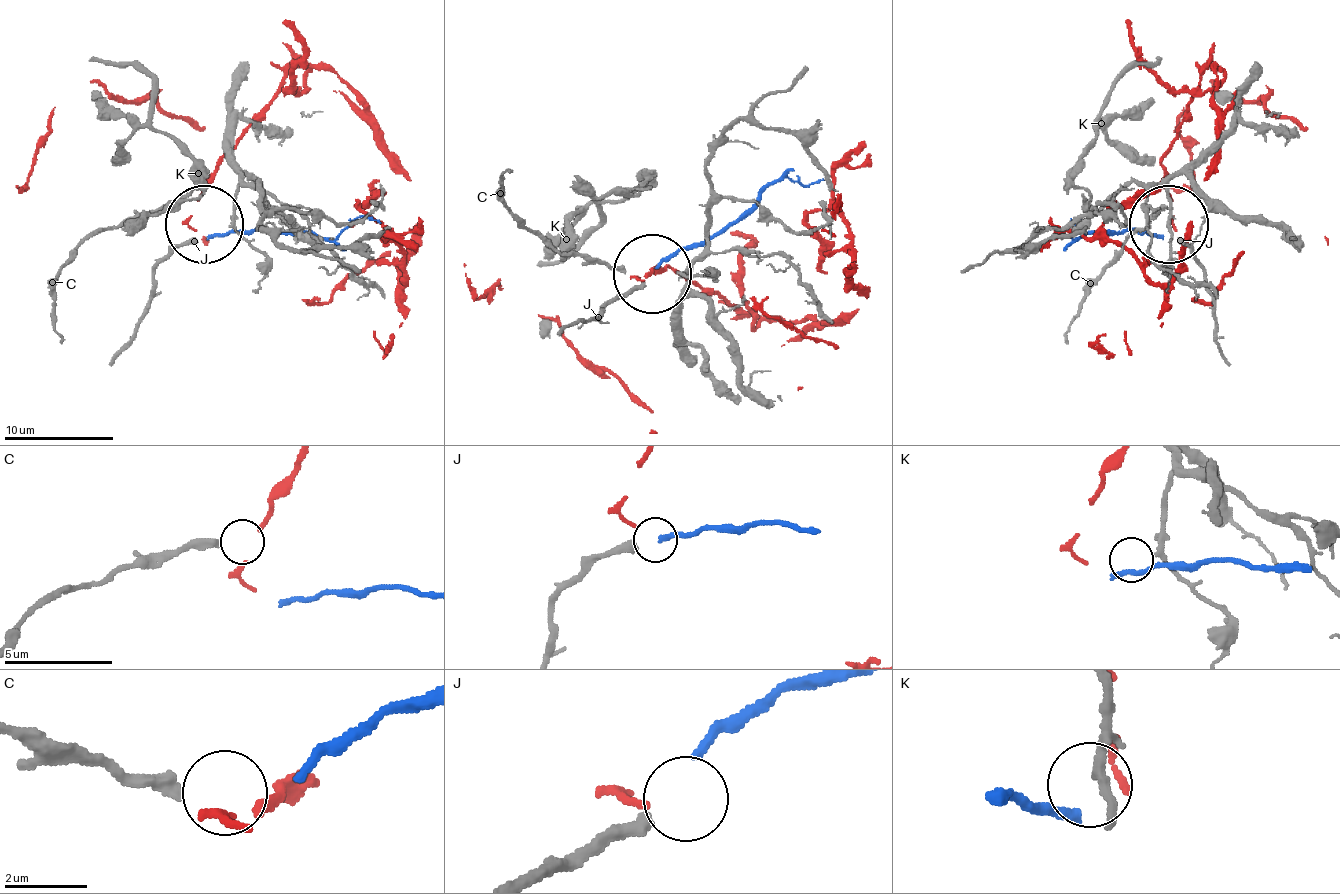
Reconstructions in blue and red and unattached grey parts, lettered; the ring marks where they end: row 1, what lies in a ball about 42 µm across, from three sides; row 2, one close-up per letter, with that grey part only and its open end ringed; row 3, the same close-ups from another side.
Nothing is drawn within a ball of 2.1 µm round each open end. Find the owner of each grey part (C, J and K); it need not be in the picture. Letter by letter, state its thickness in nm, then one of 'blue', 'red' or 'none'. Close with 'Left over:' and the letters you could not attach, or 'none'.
C: 340 nm | red
J: 400 nm | blue
K: 200 nm | none
Left over: K

